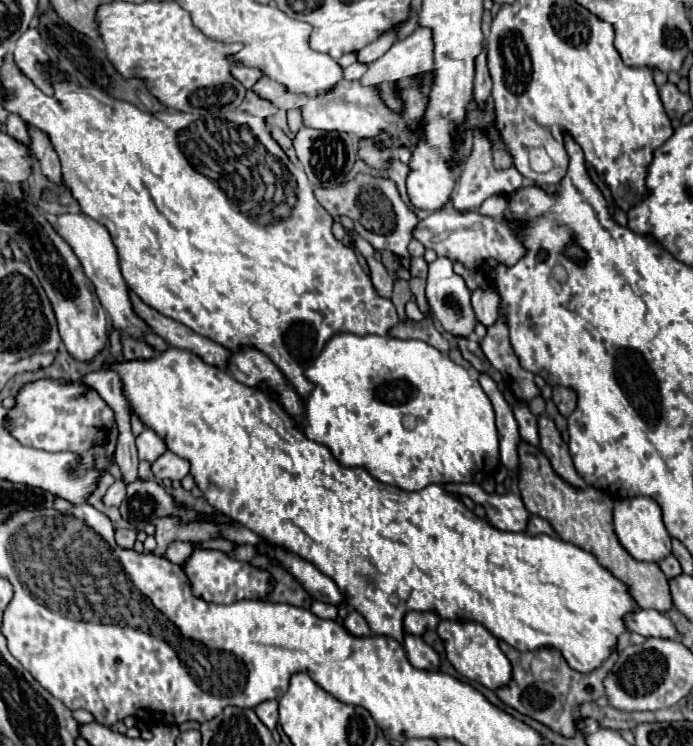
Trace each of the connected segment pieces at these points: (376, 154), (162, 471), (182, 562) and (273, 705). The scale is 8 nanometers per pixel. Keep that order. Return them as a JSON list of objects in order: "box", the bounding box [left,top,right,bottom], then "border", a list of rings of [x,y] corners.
[{"box":[360,140,392,168],"border":[[[360,140],[360,154],[372,168],[384,168],[392,156],[390,150],[378,150],[370,140]]]},{"box":[152,450,190,480],"border":[[[170,450],[166,454],[162,454],[154,464],[152,464],[152,472],[156,478],[164,480],[164,478],[170,478],[170,480],[182,480],[184,476],[190,474],[190,462],[172,454]]]},{"box":[166,542,208,566],"border":[[[172,542],[166,550],[166,558],[170,562],[176,562],[178,566],[186,566],[188,558],[196,548],[208,548],[208,542]]]},{"box":[256,700,278,730],"border":[[[268,700],[268,702],[262,702],[256,706],[256,714],[258,718],[270,728],[274,730],[276,724],[278,724],[278,702],[276,700]]]}]

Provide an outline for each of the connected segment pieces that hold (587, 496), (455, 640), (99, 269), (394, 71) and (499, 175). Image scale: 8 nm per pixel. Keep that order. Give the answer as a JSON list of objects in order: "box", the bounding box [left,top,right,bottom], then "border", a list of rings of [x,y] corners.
[{"box":[516,440,672,612],"border":[[[524,440],[518,444],[516,480],[526,510],[534,516],[548,520],[564,542],[576,544],[582,550],[592,552],[604,568],[608,568],[616,578],[620,578],[630,586],[630,594],[634,596],[636,604],[640,604],[640,608],[654,608],[666,612],[672,606],[668,580],[660,570],[660,566],[654,562],[634,560],[618,542],[612,526],[612,498],[606,492],[596,490],[592,486],[588,488],[570,486],[552,470],[552,464],[544,456],[544,452]]]},{"box":[438,620,512,690],"border":[[[442,620],[438,624],[438,636],[444,642],[446,648],[446,658],[448,662],[454,666],[454,670],[458,674],[462,674],[464,678],[470,678],[472,682],[482,684],[488,690],[498,690],[508,686],[508,682],[512,680],[512,666],[508,662],[508,658],[504,656],[504,652],[498,646],[498,640],[482,626],[476,622],[450,622],[450,620]]]},{"box":[54,214,170,352],"border":[[[62,214],[62,216],[56,216],[54,218],[54,226],[56,226],[58,234],[70,244],[70,248],[74,250],[78,260],[82,262],[84,272],[92,280],[104,310],[112,318],[112,324],[118,330],[124,330],[126,334],[132,334],[132,338],[146,342],[150,348],[154,348],[154,352],[168,350],[170,348],[168,342],[164,342],[164,338],[160,338],[158,334],[152,334],[152,330],[148,330],[148,326],[144,326],[144,320],[140,316],[136,316],[136,312],[132,310],[132,300],[130,300],[128,284],[124,282],[122,270],[120,270],[118,252],[116,252],[116,246],[112,242],[108,230],[102,224],[98,224],[96,220],[92,220],[92,218],[84,216],[84,214]]]},{"box":[362,28,434,84],"border":[[[416,28],[410,36],[406,36],[404,40],[396,40],[392,44],[392,48],[380,56],[378,60],[374,60],[368,66],[368,72],[362,76],[362,84],[382,84],[382,82],[396,82],[402,76],[410,76],[410,74],[418,74],[418,72],[428,72],[434,66],[434,42],[432,42],[432,30],[428,28]]]},{"box":[452,130,524,210],"border":[[[476,130],[474,134],[474,148],[472,148],[472,154],[470,158],[466,160],[464,164],[464,170],[462,170],[462,178],[458,182],[458,188],[456,192],[452,194],[452,204],[456,210],[476,210],[488,196],[496,194],[496,192],[506,192],[506,194],[512,194],[516,192],[518,188],[524,186],[524,178],[520,176],[520,172],[512,166],[508,170],[496,170],[492,168],[492,158],[490,158],[490,142],[486,138],[484,132]]]}]

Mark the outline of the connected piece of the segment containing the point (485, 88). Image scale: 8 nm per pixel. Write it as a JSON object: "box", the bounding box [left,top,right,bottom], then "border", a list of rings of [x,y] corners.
{"box":[474,48,492,106],"border":[[[486,48],[476,56],[476,76],[474,76],[474,98],[480,106],[486,106],[490,100],[492,80],[486,66]]]}

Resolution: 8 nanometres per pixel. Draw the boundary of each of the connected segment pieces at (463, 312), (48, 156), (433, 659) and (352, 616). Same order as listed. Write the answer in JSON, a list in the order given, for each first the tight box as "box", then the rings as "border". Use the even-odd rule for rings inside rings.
[{"box":[426,258,478,338],"border":[[[438,258],[430,264],[428,280],[426,280],[426,298],[430,302],[430,308],[438,326],[444,332],[448,332],[450,336],[464,336],[464,338],[472,334],[478,320],[470,306],[470,290],[466,288],[464,280],[452,272],[452,262],[448,258]]]},{"box":[28,126,62,182],"border":[[[28,126],[28,132],[32,136],[32,152],[34,152],[34,158],[38,162],[38,168],[40,172],[52,180],[52,182],[62,182],[62,172],[60,172],[60,160],[54,152],[54,148],[50,146],[50,140],[46,134],[34,130]]]},{"box":[404,634,440,670],"border":[[[404,634],[404,650],[406,650],[408,662],[414,668],[420,668],[420,670],[438,670],[440,668],[438,654],[420,636]]]},{"box":[344,612,372,638],"border":[[[350,612],[350,614],[348,614],[348,618],[344,620],[344,628],[346,628],[352,636],[358,636],[358,638],[372,636],[372,630],[370,630],[368,622],[366,622],[364,616],[358,614],[358,612]]]}]

